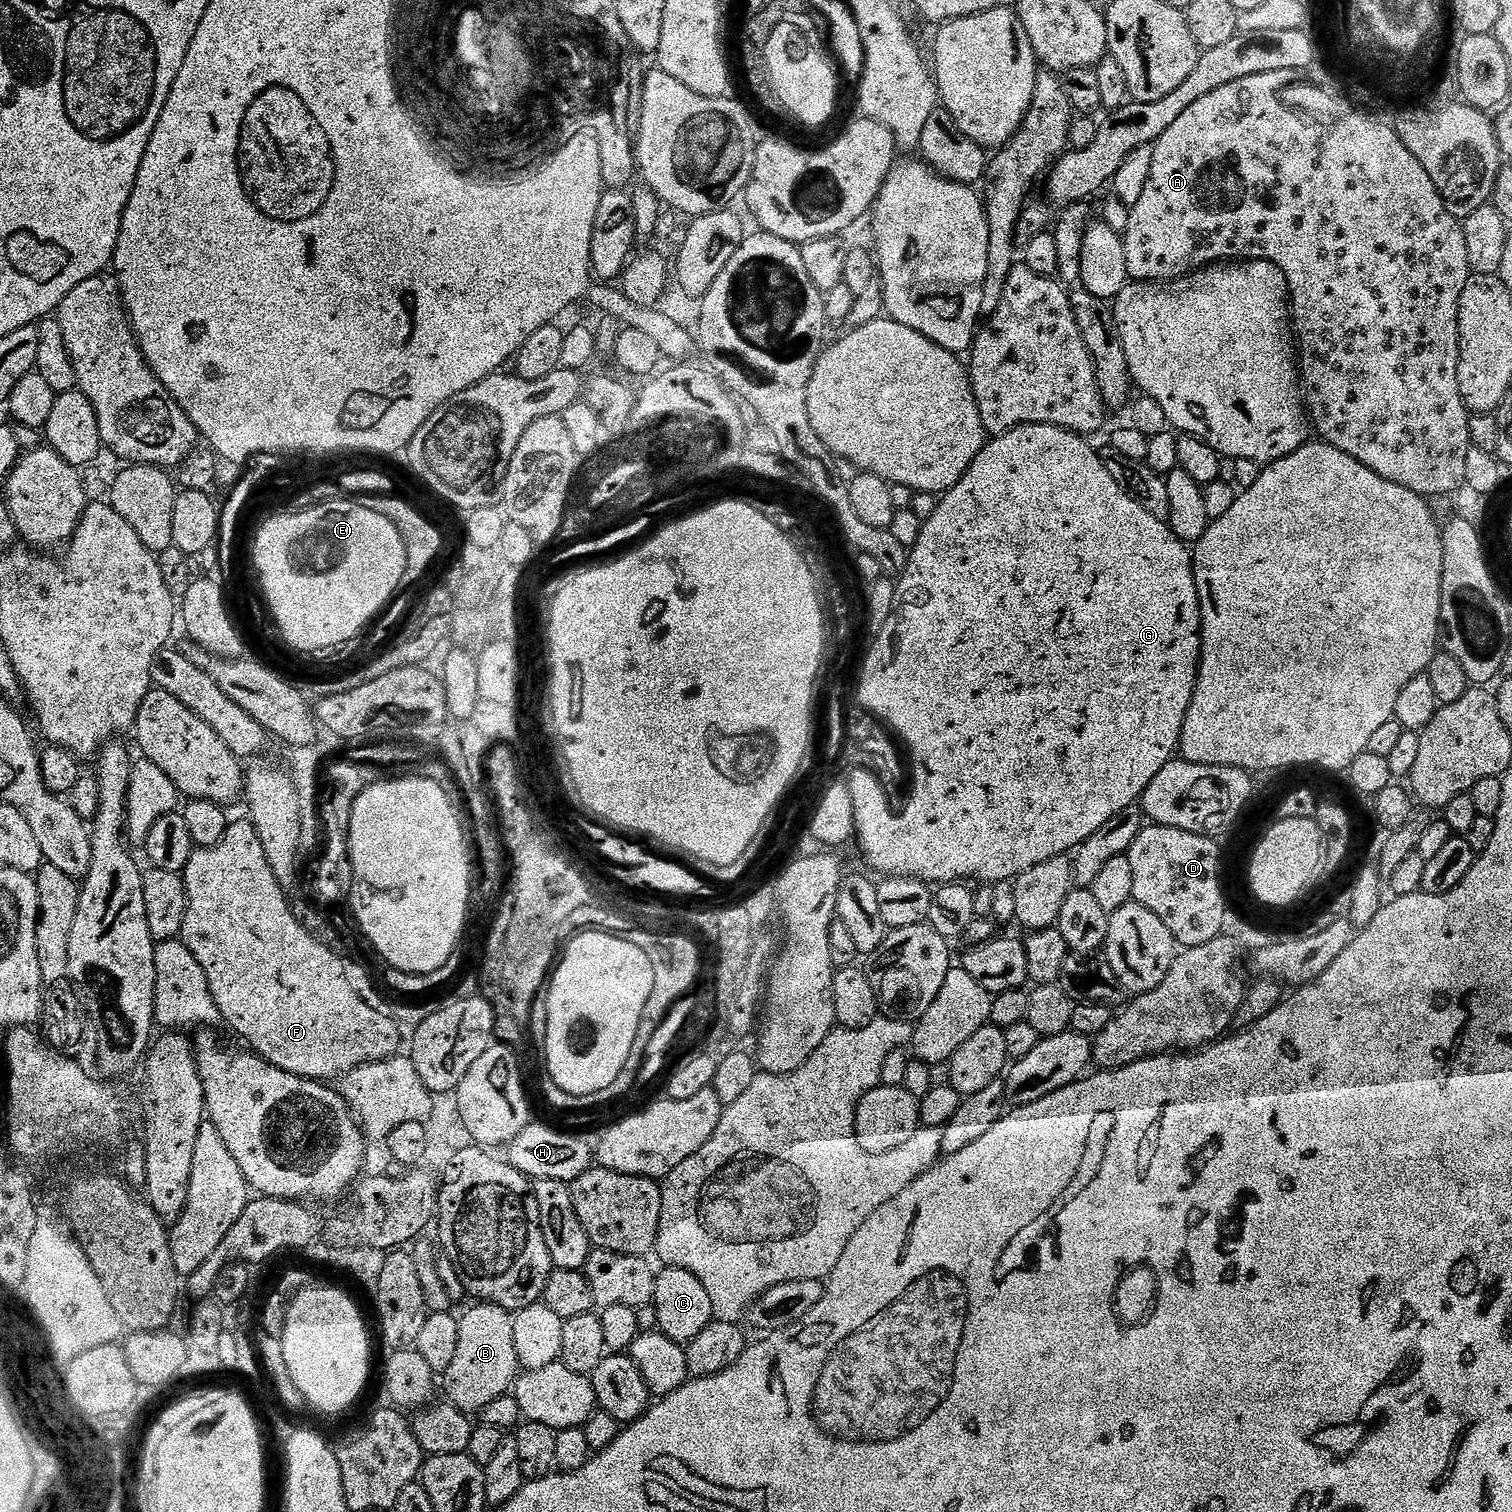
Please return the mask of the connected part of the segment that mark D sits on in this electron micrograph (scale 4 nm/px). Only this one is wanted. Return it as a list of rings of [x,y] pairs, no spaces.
[[[1149,823],[1138,834],[1138,838],[1134,838],[1126,854],[1130,858],[1134,878],[1133,901],[1150,910],[1150,914],[1162,918],[1162,926],[1170,930],[1170,934],[1181,949],[1202,946],[1218,938],[1225,931],[1226,911],[1221,907],[1219,885],[1216,885],[1216,871],[1222,861],[1222,848],[1216,843],[1217,841],[1211,836],[1199,836],[1190,834],[1186,830]]]

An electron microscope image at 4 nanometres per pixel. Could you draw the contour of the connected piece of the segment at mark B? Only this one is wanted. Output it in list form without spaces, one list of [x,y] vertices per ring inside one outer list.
[[[487,1302],[475,1306],[477,1308],[459,1317],[458,1350],[454,1354],[454,1362],[450,1362],[442,1376],[447,1403],[467,1414],[480,1414],[496,1399],[509,1395],[521,1371],[513,1313]]]

